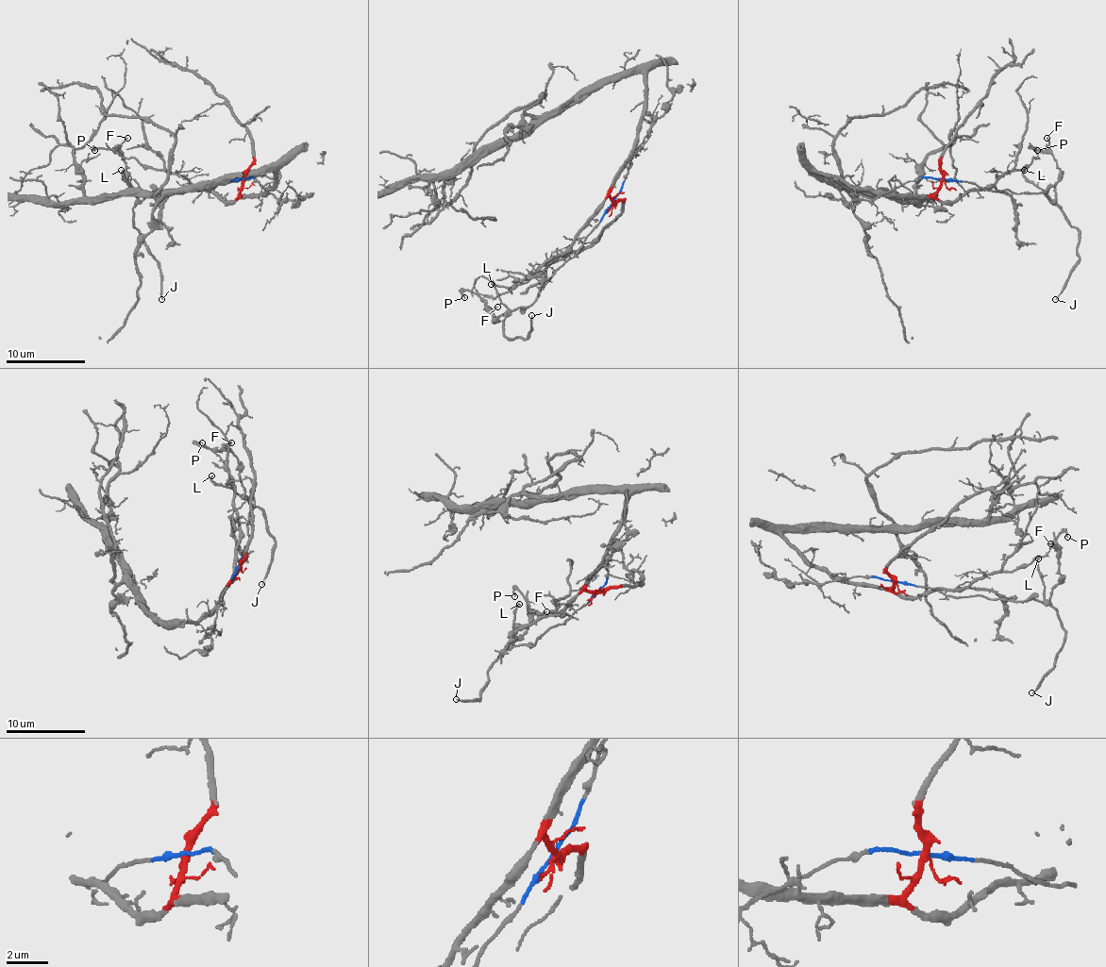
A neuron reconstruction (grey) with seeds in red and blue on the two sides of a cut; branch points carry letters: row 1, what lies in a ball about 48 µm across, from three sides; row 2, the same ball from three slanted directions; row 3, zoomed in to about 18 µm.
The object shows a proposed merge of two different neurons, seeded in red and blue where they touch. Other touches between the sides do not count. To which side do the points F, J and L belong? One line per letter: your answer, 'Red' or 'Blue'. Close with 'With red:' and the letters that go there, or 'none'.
F: Blue
J: Blue
L: Blue
With red: none

